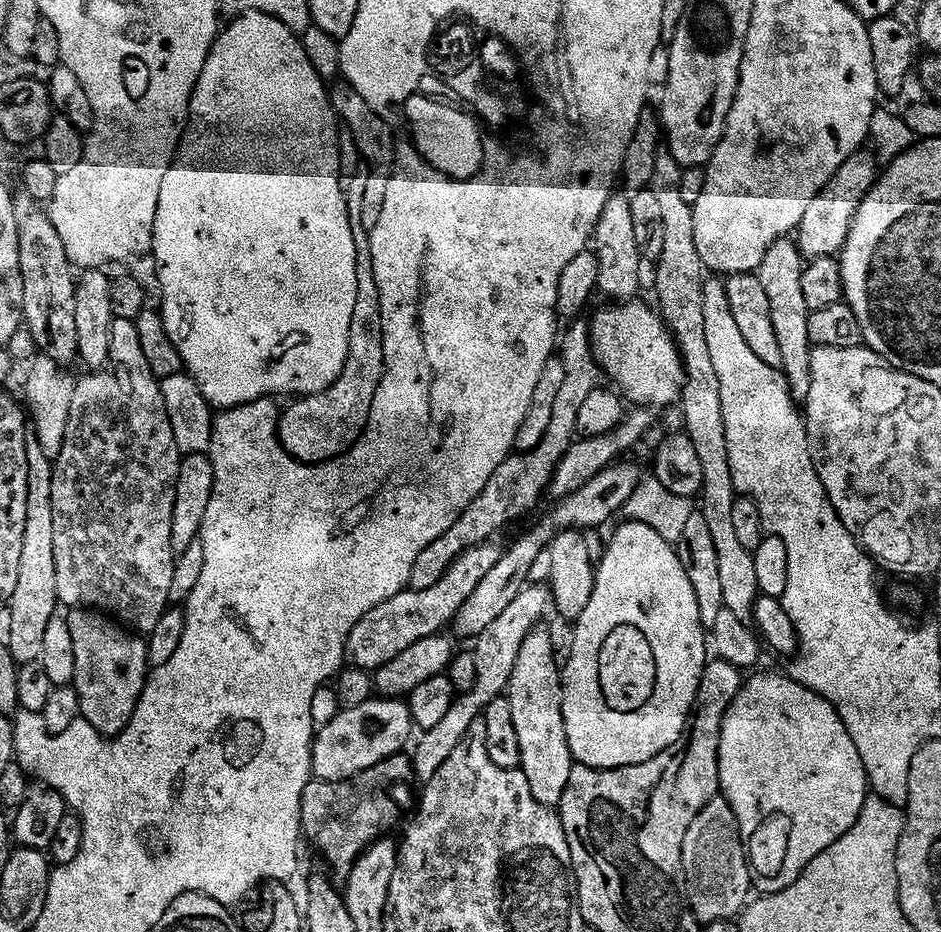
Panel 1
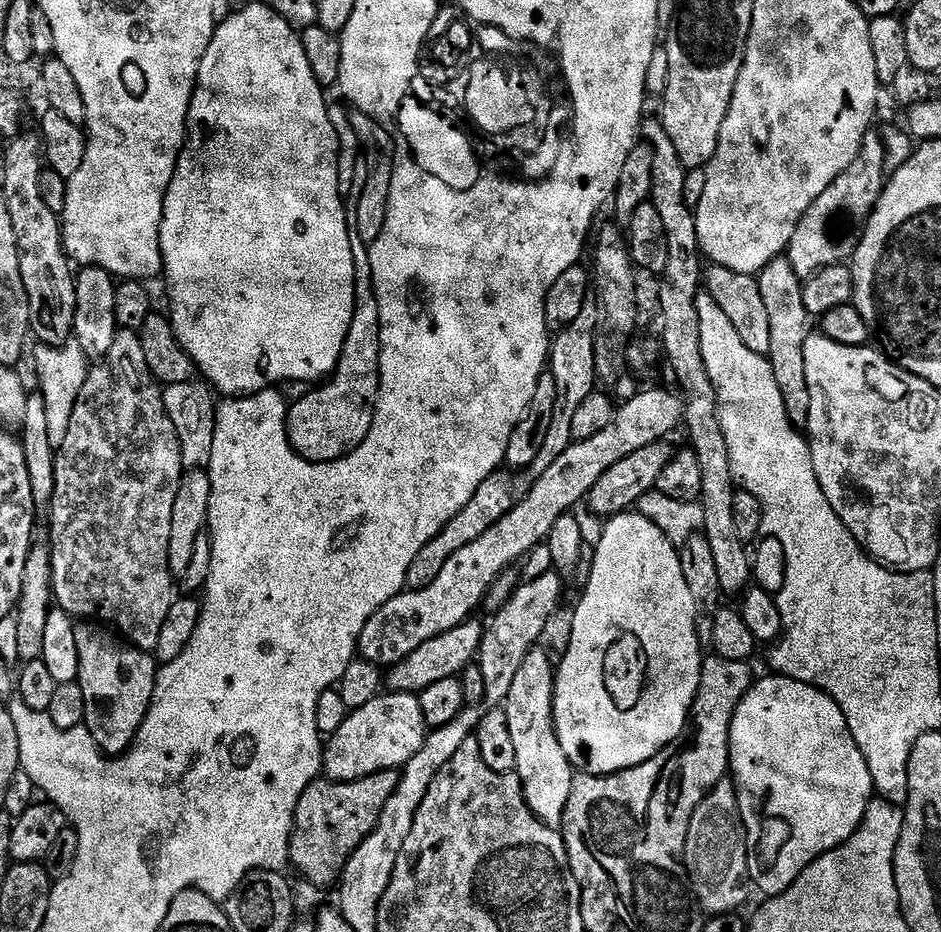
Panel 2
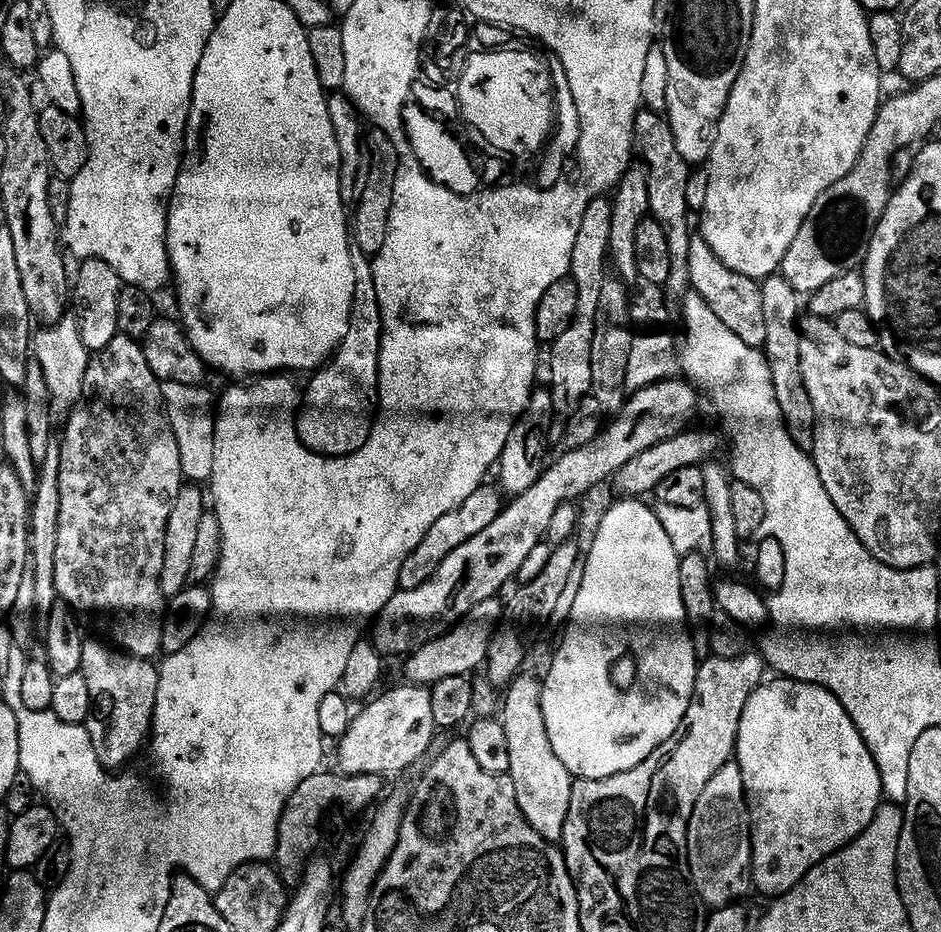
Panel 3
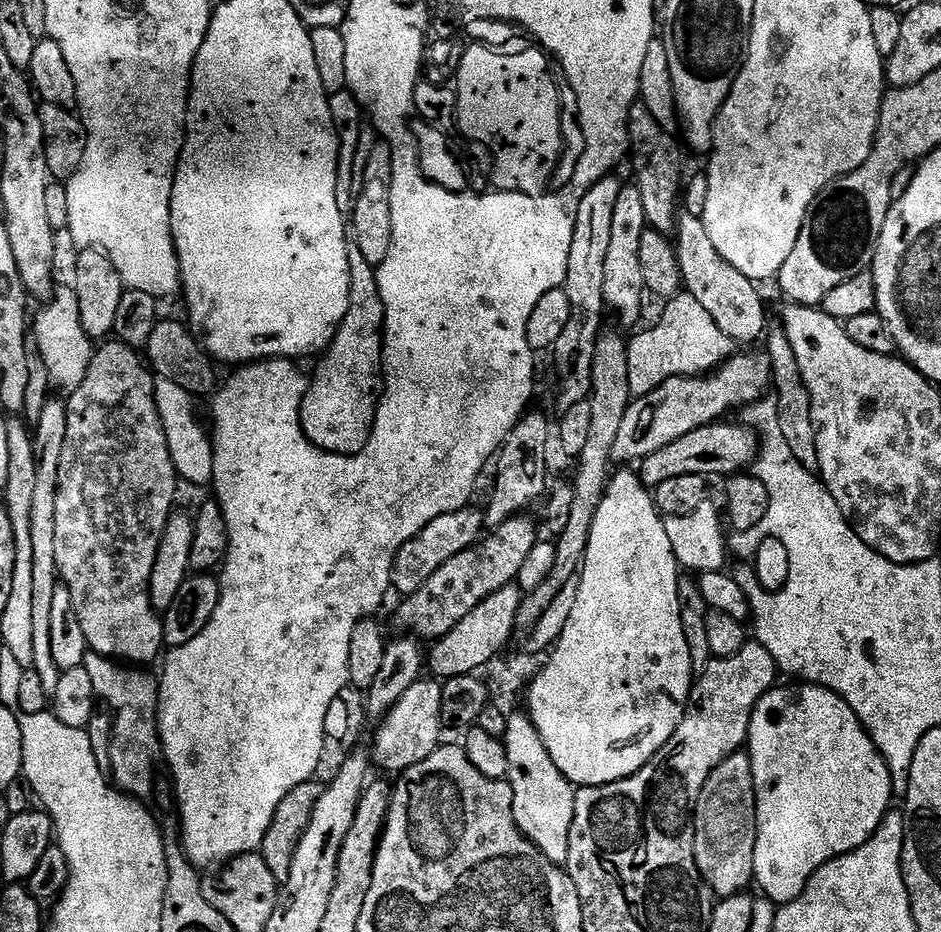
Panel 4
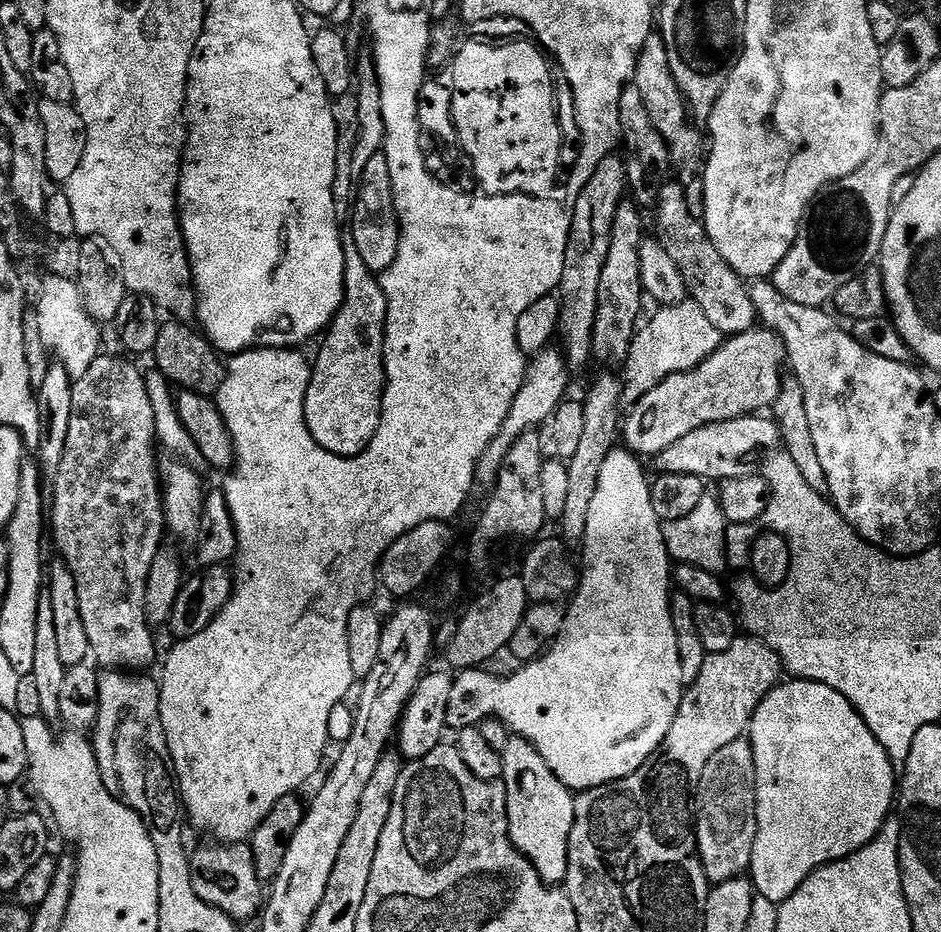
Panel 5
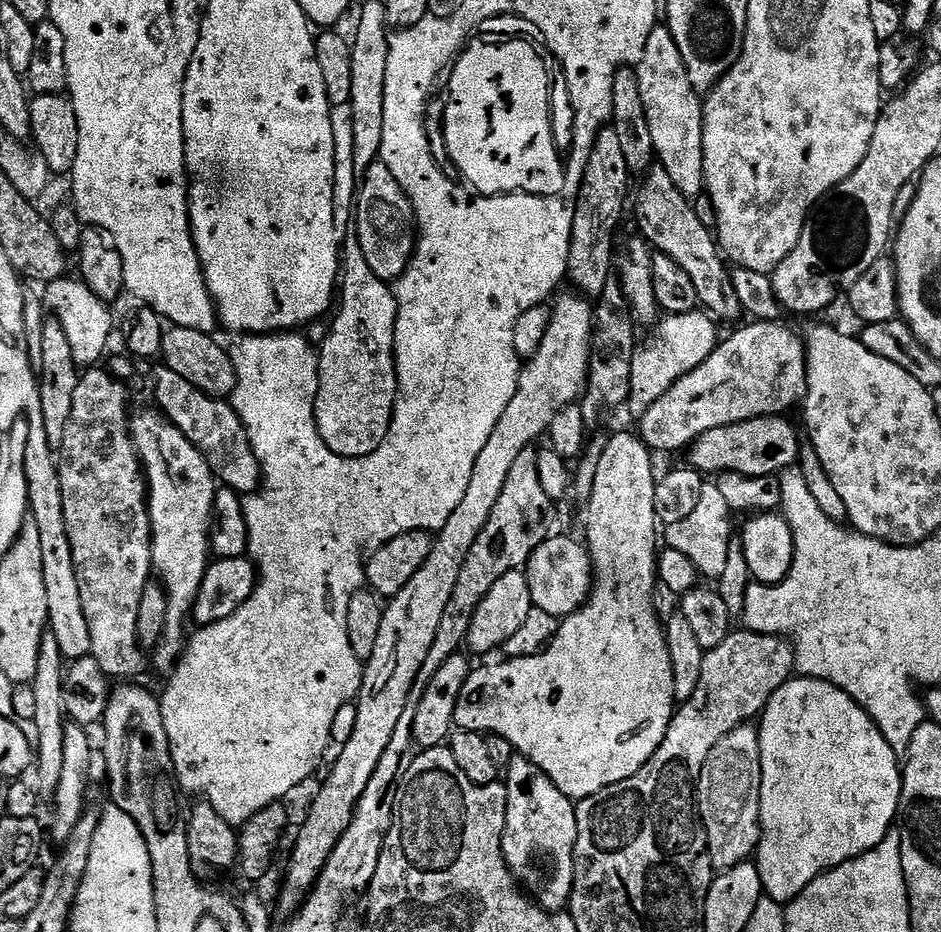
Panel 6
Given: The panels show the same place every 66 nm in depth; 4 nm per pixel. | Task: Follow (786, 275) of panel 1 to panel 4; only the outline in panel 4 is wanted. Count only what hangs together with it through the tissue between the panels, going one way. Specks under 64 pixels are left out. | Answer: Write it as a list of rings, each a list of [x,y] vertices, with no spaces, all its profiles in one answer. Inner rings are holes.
[[[771,325],[766,332],[766,351],[771,359],[772,386],[776,393],[774,399],[778,406],[778,422],[781,425],[782,436],[789,443],[790,450],[794,453],[794,458],[811,472],[817,473],[818,452],[817,452],[817,432],[814,430],[812,420],[812,403],[809,398],[809,390],[805,386],[801,371],[798,370],[797,358],[794,355],[793,347],[786,335],[783,325]]]

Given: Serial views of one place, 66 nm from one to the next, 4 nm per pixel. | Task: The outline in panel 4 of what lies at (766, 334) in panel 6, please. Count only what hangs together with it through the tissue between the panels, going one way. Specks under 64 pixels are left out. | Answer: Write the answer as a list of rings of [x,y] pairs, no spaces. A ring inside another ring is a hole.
[[[740,350],[728,357],[719,368],[707,374],[672,374],[650,394],[637,396],[622,418],[622,426],[615,436],[612,460],[628,466],[631,460],[640,462],[682,438],[698,427],[715,424],[727,417],[727,412],[743,409],[769,391],[772,381],[771,359],[767,351]]]

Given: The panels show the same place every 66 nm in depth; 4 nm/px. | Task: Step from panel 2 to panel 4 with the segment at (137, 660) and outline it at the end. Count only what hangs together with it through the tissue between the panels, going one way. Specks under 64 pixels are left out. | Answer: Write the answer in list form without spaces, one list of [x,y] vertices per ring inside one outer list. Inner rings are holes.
[[[89,651],[82,666],[94,681],[96,695],[96,709],[86,731],[93,748],[101,753],[108,752],[107,767],[111,779],[141,804],[153,809],[166,807],[174,784],[164,759],[164,743],[160,741],[160,685],[157,677],[147,676],[144,673],[147,671],[139,667],[125,666],[94,651]]]

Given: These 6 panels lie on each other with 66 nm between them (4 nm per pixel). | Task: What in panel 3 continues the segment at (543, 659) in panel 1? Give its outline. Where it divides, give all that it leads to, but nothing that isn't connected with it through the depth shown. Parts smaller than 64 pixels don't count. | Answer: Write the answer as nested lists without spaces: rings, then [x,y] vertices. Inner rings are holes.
[[[521,674],[507,685],[502,700],[502,723],[506,730],[506,742],[510,746],[510,770],[508,775],[514,782],[514,794],[518,794],[518,806],[542,834],[542,838],[553,842],[563,841],[566,818],[570,814],[570,794],[574,777],[562,766],[562,758],[554,754],[550,746],[550,734],[546,734],[546,722],[542,718],[542,684],[527,674]]]

